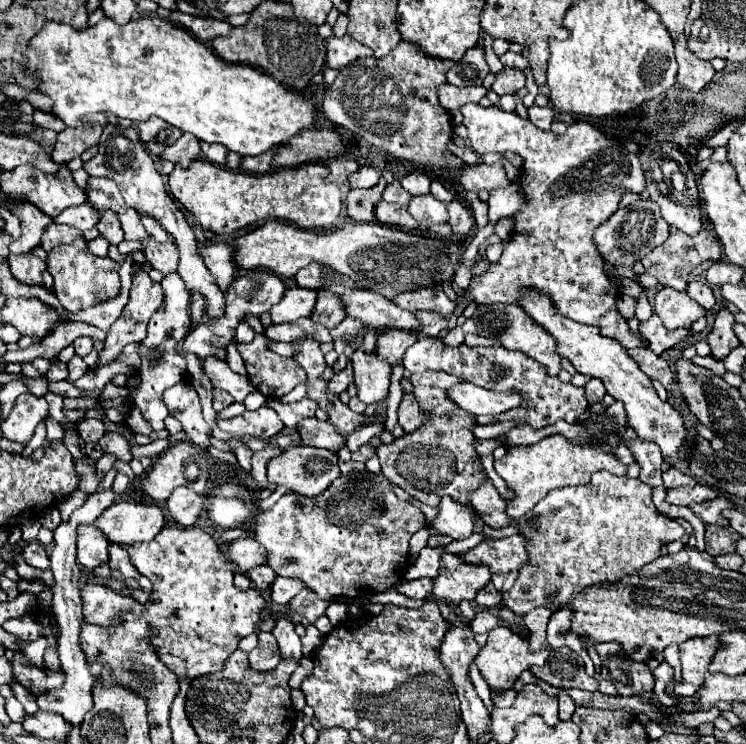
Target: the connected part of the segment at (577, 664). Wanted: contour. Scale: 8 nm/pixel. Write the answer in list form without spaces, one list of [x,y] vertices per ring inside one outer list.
[[[560,647],[552,651],[552,657],[548,657],[544,667],[532,667],[532,673],[560,689],[584,689],[584,691],[596,691],[598,681],[590,675],[586,675],[584,661],[578,653],[574,653],[568,647]]]

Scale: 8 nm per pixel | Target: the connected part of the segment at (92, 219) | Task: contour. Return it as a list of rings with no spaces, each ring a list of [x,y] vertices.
[[[84,203],[72,209],[64,209],[64,213],[60,213],[58,217],[54,217],[54,223],[66,223],[66,225],[76,225],[78,229],[86,231],[90,227],[94,227],[98,221],[98,215],[94,213],[92,205]]]

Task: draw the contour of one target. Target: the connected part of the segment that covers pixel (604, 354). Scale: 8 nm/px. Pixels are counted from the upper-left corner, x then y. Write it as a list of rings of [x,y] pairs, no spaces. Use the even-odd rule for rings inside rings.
[[[528,293],[528,297],[524,297],[524,301],[520,301],[520,305],[538,325],[548,329],[556,337],[558,353],[562,357],[570,359],[572,365],[578,369],[578,373],[598,377],[604,383],[606,391],[616,401],[624,401],[626,413],[628,413],[628,425],[636,431],[638,439],[656,443],[662,451],[662,459],[666,463],[674,465],[678,461],[680,449],[686,445],[686,439],[688,439],[688,429],[684,425],[684,419],[668,401],[662,401],[658,397],[656,389],[652,387],[650,377],[640,371],[640,367],[626,353],[626,349],[618,341],[612,341],[610,337],[600,335],[600,331],[596,327],[580,325],[572,319],[566,319],[566,317],[554,313],[548,297],[542,297],[538,293]]]

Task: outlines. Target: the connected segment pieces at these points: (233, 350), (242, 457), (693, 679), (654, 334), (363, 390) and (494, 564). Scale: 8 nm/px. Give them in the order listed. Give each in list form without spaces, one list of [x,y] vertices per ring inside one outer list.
[[[234,331],[233,339],[231,341],[232,344],[229,344],[227,347],[227,363],[229,367],[237,374],[239,375],[247,375],[247,371],[245,368],[245,363],[240,355],[240,353],[237,351],[236,344],[236,331]]]
[[[238,447],[236,451],[236,459],[238,459],[238,463],[240,463],[240,467],[246,471],[246,473],[250,473],[250,459],[252,459],[252,449],[250,447]]]
[[[718,635],[694,637],[680,643],[680,661],[682,661],[682,683],[674,687],[678,695],[690,697],[704,683],[708,665],[718,647]]]
[[[652,315],[648,321],[642,321],[642,323],[640,323],[640,333],[648,339],[650,349],[652,349],[656,355],[664,353],[666,349],[678,345],[680,341],[684,341],[686,337],[692,335],[690,329],[674,329],[674,331],[666,329],[666,327],[662,325],[660,317],[656,317],[656,315]]]
[[[366,327],[362,331],[362,343],[352,353],[350,361],[354,367],[354,383],[358,387],[358,397],[366,405],[382,401],[388,395],[392,365],[376,355],[378,329]]]
[[[524,535],[482,541],[474,549],[466,551],[462,559],[474,565],[484,563],[490,567],[490,573],[508,575],[510,571],[520,571],[528,563],[526,543]]]

